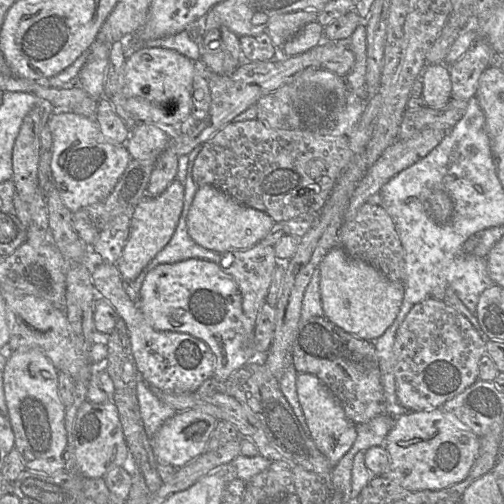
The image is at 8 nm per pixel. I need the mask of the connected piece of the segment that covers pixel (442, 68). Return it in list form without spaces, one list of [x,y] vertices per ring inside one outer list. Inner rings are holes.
[[[445,63],[429,64],[421,74],[423,84],[422,99],[426,106],[443,108],[451,99],[452,83]]]

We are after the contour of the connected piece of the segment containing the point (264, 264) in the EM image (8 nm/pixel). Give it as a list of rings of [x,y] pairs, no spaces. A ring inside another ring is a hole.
[[[261,242],[248,249],[230,249],[219,256],[218,266],[237,284],[242,298],[242,309],[245,316],[255,322],[261,306],[265,303],[277,257],[273,246]]]

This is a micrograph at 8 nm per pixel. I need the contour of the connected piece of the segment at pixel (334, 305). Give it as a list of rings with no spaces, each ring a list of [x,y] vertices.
[[[335,246],[324,256],[319,270],[322,309],[329,321],[372,342],[394,322],[403,301],[404,283],[391,281],[368,262],[349,256],[340,246]]]

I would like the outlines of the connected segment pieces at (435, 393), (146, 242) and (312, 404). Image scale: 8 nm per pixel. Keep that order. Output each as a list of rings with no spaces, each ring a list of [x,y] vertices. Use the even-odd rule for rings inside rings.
[[[427,298],[417,303],[411,308],[400,324],[394,341],[394,375],[398,402],[406,408],[408,412],[442,408],[446,401],[454,398],[479,379],[479,360],[484,354],[486,354],[485,343],[464,315],[448,306],[445,302],[434,298]]]
[[[175,179],[156,197],[144,198],[135,208],[130,220],[128,240],[116,263],[124,283],[133,282],[170,241],[184,206],[184,185]]]
[[[298,373],[296,378],[296,391],[311,438],[316,447],[334,467],[351,449],[357,438],[357,427],[347,418],[341,403],[335,395],[315,375]]]

